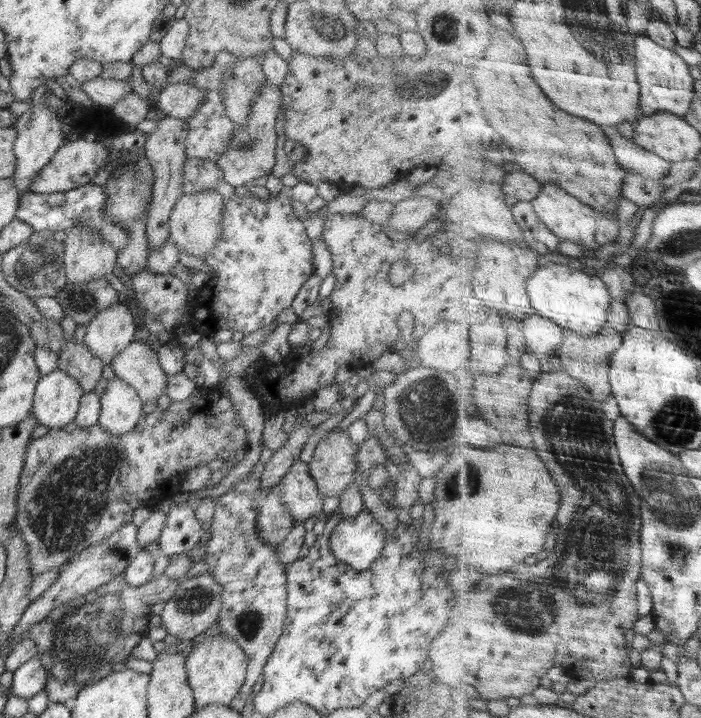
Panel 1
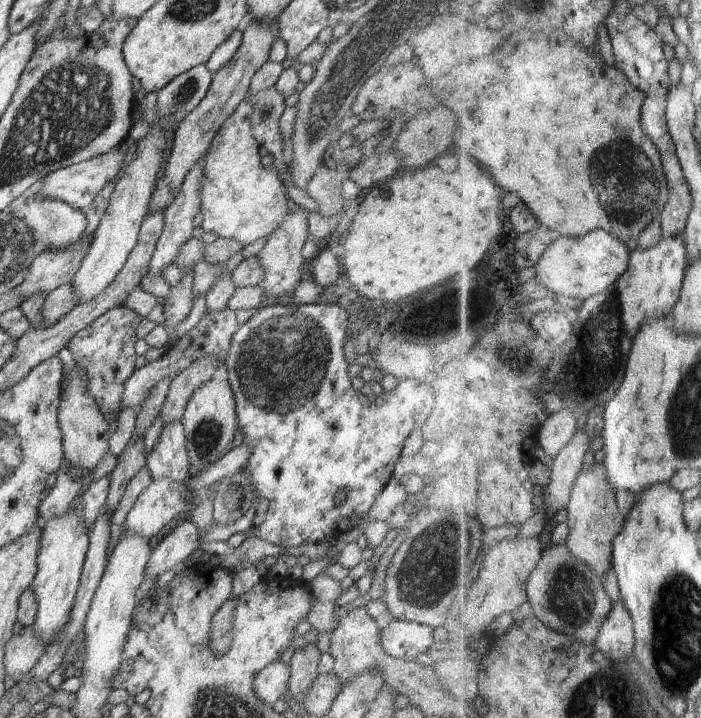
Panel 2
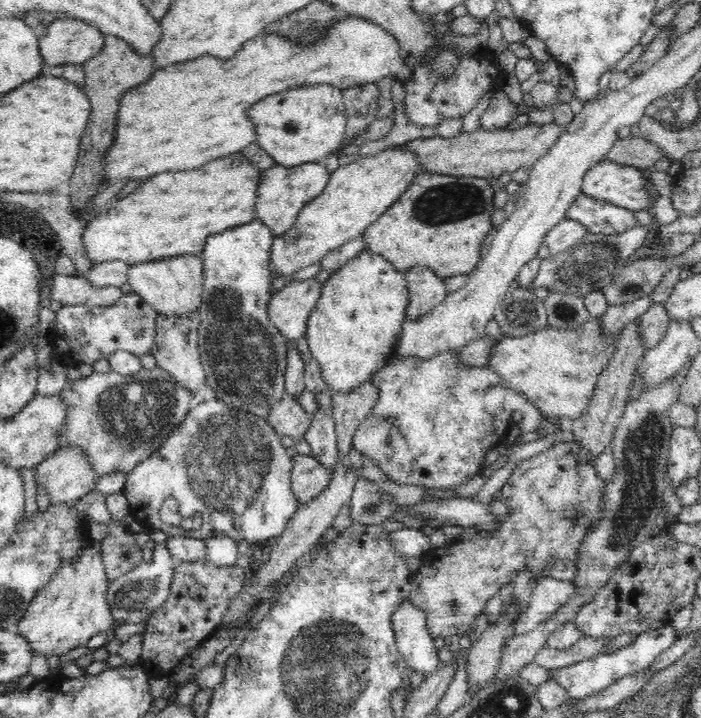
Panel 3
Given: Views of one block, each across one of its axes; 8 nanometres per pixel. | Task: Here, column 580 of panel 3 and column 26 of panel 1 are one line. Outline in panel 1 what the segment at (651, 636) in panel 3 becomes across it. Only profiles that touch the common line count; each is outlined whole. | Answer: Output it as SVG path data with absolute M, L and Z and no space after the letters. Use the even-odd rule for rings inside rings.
M38 656L32 657L13 671L12 694L28 701L44 691L48 676Z

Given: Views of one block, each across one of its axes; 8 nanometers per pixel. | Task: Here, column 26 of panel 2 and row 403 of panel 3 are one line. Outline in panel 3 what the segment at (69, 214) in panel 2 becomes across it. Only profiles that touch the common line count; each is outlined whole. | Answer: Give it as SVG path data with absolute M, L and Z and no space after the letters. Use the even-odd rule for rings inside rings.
M219 400L200 402L190 408L182 422L160 449L149 459L141 461L127 476L122 493L128 499L130 514L146 526L146 529L161 530L168 537L190 537L204 540L214 533L224 533L228 537L246 541L250 545L265 547L277 543L277 538L284 532L288 521L300 504L294 497L291 488L292 458L286 454L278 436L267 422L255 417L251 412L230 409ZM174 498L179 502L179 514L184 518L192 517L200 512L203 518L198 529L186 530L178 526L163 523L158 511L166 499Z

